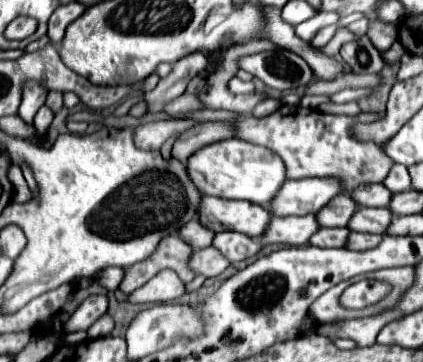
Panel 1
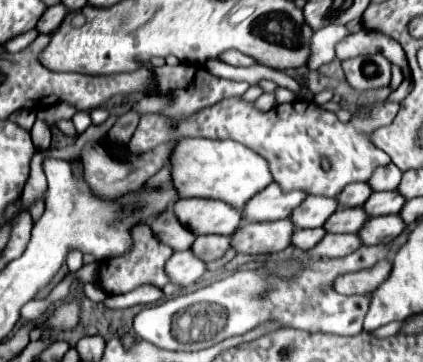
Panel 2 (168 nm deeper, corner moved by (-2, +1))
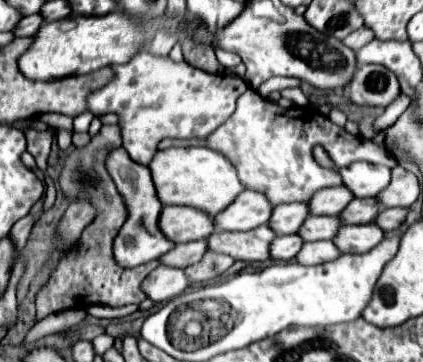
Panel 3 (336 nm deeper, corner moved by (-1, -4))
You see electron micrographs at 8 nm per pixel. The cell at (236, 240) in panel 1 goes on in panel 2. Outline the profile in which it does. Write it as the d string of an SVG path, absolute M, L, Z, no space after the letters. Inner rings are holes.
M200 235L192 247L192 251L206 261L222 259L230 249L232 249L232 237L228 235Z

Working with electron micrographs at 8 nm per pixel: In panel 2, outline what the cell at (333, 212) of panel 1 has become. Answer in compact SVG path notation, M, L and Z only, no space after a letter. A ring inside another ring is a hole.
M312 195L310 199L306 199L306 203L302 203L302 207L298 207L298 211L294 211L294 215L290 219L294 219L294 223L298 223L298 229L324 227L328 217L334 215L338 209L340 209L340 205L336 199Z

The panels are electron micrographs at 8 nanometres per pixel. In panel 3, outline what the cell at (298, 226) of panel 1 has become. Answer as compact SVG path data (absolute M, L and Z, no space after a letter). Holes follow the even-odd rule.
M257 226L247 232L213 232L207 238L209 250L229 254L235 260L267 260L269 244L273 242L275 232L269 226Z

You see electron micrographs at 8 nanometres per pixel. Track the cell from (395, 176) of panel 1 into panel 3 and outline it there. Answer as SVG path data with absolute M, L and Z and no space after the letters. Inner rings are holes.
M353 162L347 168L341 168L343 184L351 190L355 198L375 198L389 180L391 170L387 166L377 166L369 162Z

